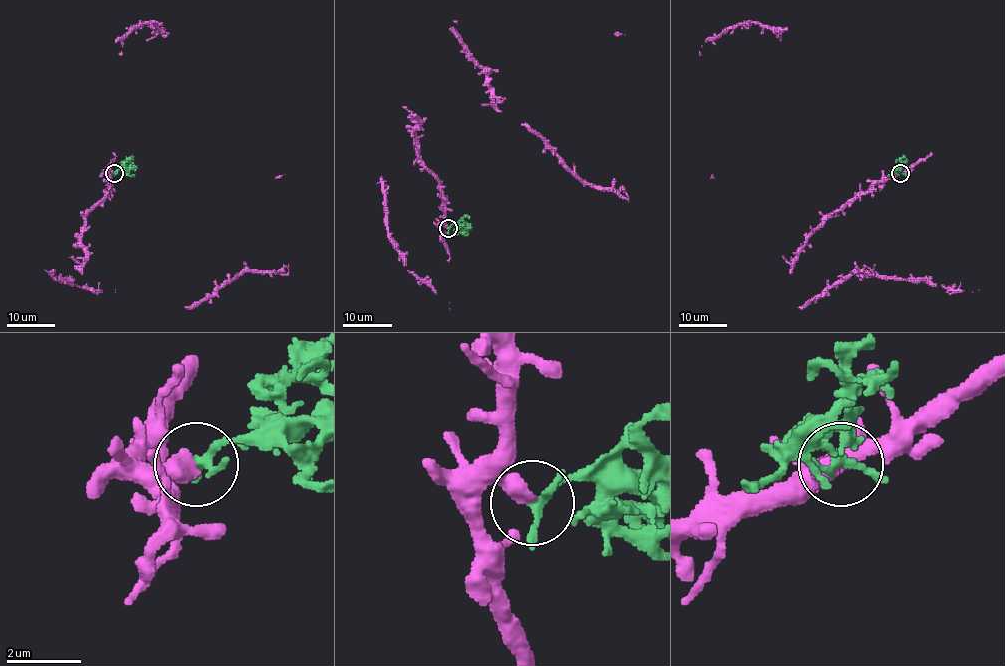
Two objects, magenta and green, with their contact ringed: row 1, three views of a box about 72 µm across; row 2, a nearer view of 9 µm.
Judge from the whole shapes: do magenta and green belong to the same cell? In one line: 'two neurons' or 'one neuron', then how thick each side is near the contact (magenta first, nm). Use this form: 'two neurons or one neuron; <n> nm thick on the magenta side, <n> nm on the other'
two neurons; 460 nm thick on the magenta side, 180 nm on the other

